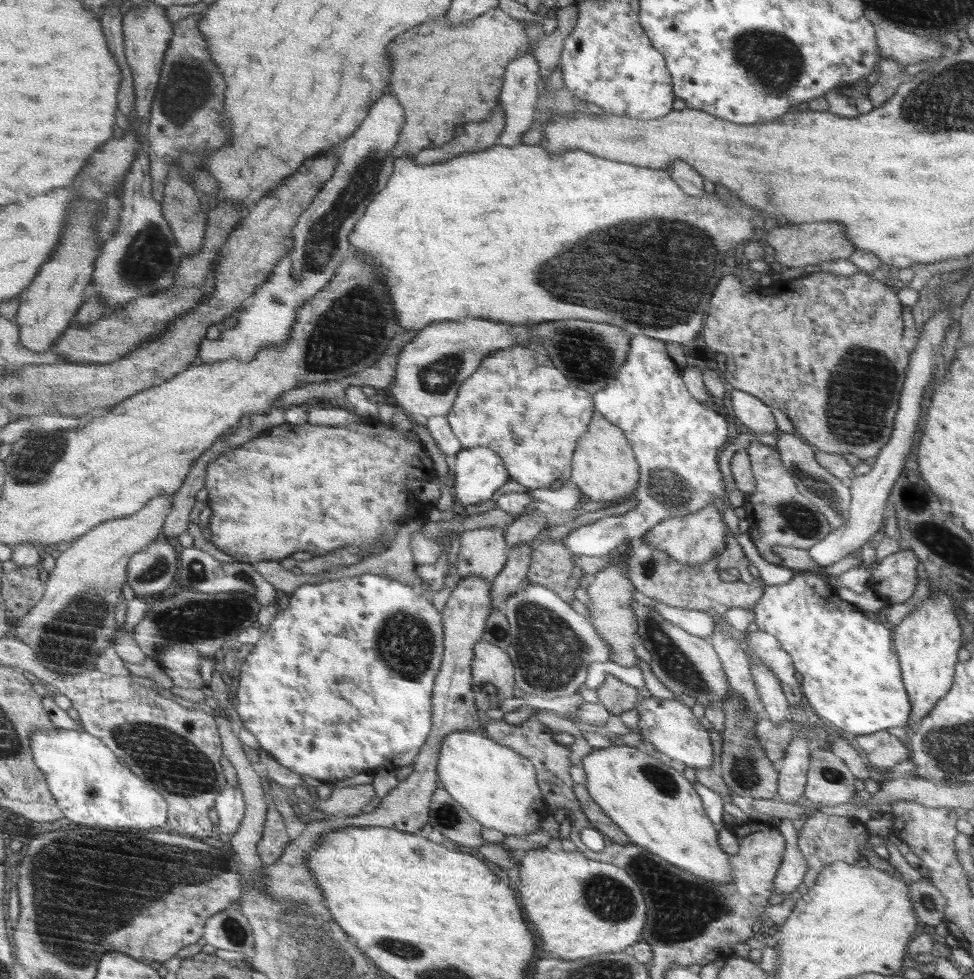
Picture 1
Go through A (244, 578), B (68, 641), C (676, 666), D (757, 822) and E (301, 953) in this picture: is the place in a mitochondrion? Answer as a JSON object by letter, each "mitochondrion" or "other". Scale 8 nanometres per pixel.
{"A":"mitochondrion","B":"mitochondrion","C":"mitochondrion","D":"other","E":"mitochondrion"}

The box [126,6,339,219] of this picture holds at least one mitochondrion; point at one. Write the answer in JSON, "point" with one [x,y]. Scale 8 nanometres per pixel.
{"point":[190,86]}

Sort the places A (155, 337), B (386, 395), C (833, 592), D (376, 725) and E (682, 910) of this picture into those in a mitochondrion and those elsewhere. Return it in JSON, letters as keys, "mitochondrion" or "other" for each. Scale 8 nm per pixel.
{"A":"other","B":"other","C":"other","D":"other","E":"mitochondrion"}

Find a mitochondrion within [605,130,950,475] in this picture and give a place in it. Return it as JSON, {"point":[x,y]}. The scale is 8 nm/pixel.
{"point":[860,388]}

